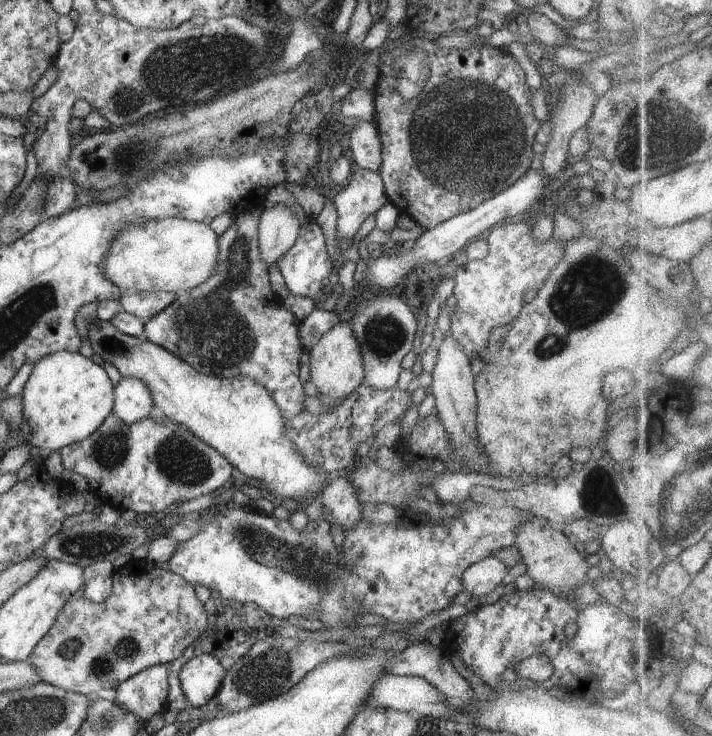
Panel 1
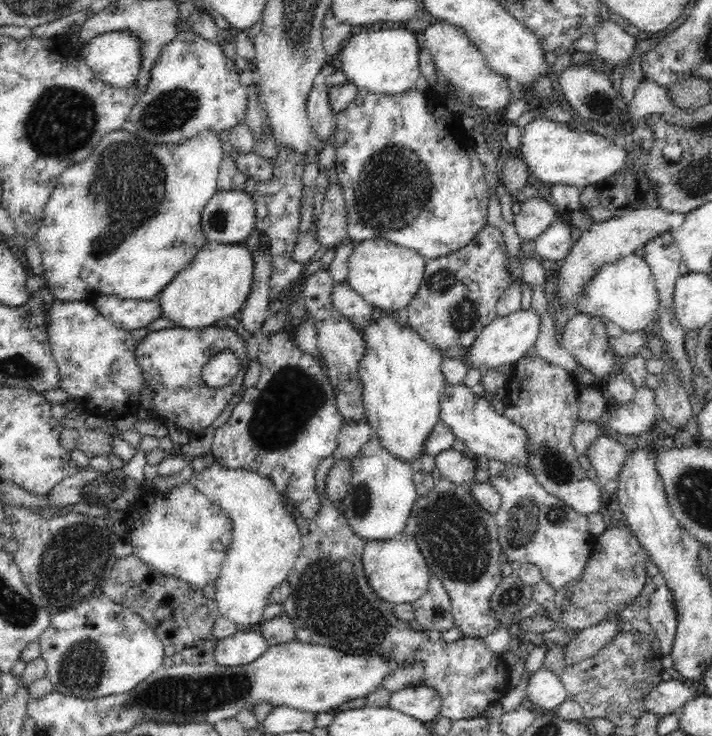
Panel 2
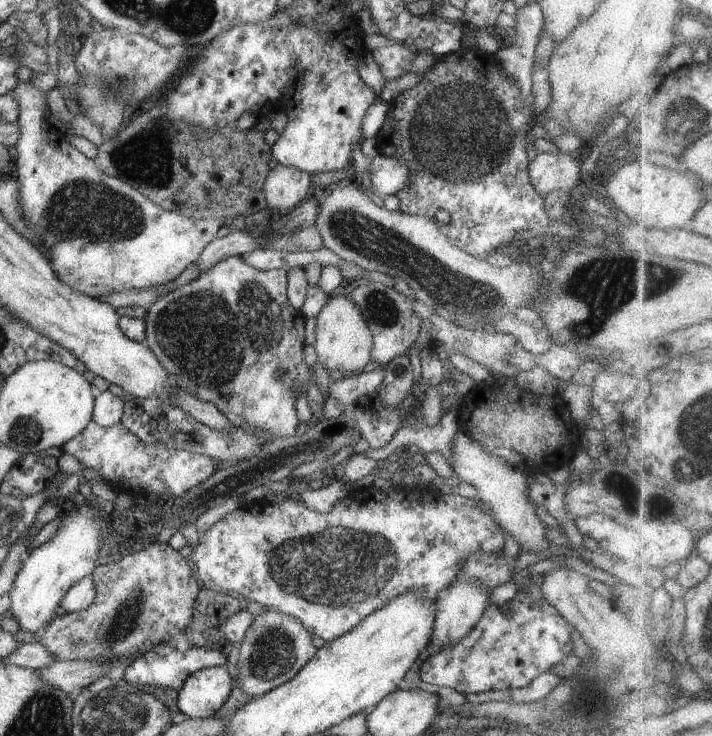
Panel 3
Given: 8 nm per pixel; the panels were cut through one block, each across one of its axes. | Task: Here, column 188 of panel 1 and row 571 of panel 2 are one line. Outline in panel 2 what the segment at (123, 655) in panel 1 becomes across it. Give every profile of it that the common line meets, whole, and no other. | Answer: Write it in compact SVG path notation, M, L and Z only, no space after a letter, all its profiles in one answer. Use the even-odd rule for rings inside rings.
M622 523L606 528L594 537L590 559L584 573L569 588L572 600L566 606L560 626L573 635L584 628L612 619L620 610L630 606L644 590L649 577L646 567L650 558L639 540Z

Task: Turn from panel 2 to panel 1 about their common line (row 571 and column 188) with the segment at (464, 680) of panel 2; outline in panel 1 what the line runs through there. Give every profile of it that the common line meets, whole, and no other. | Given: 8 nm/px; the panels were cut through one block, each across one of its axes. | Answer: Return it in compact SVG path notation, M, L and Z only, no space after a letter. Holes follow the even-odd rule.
M264 208L234 216L232 224L222 236L219 236L219 258L213 276L206 283L200 284L189 292L181 293L170 306L144 324L147 341L159 345L183 362L190 364L197 372L223 378L245 375L256 380L269 391L275 403L290 420L304 411L303 405L307 395L300 382L300 358L304 353L299 340L300 320L286 310L282 300L273 293L268 266L262 261L258 232L260 216Z

